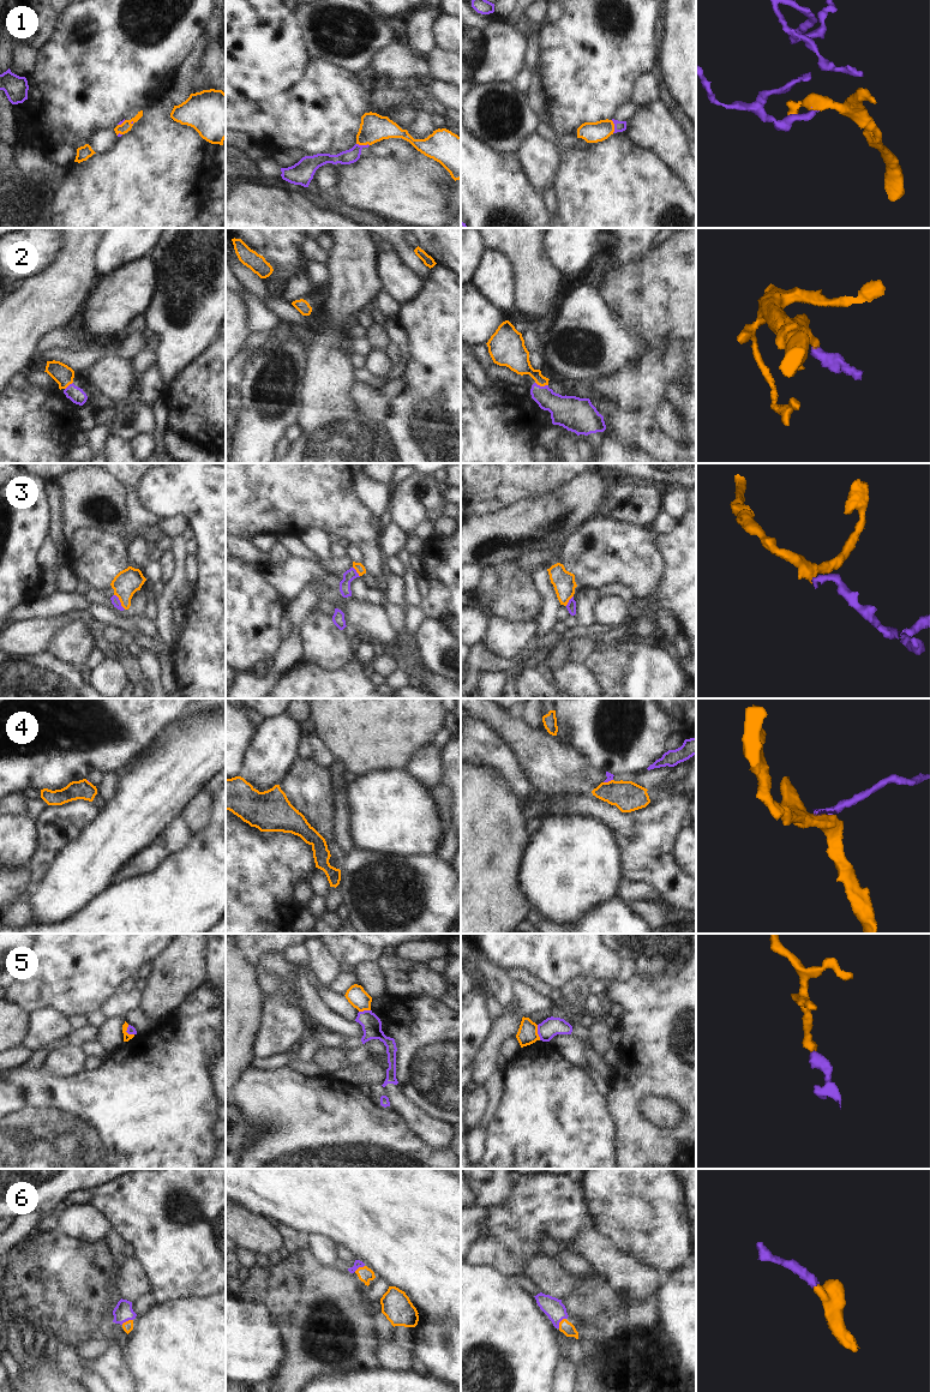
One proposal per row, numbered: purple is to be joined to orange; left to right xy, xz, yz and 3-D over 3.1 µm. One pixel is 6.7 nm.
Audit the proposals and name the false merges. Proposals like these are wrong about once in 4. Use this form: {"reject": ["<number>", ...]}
{"reject": ["3", "4", "5"]}

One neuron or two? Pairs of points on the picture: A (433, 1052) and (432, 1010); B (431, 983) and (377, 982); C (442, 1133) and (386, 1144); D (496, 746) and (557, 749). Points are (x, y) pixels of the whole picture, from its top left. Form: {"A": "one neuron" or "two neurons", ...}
{"A": "one neuron", "B": "two neurons", "C": "two neurons", "D": "two neurons"}

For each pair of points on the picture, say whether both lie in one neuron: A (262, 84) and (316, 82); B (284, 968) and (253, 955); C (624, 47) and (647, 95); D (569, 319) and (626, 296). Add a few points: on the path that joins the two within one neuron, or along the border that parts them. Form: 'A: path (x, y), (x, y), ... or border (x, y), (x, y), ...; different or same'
A: border (308, 64), (304, 74), (293, 85), (271, 96); different
B: border (289, 954), (275, 952), (266, 955), (258, 967); different
C: border (649, 70), (636, 79), (630, 97); different
D: border (599, 288), (605, 302), (624, 325); different

